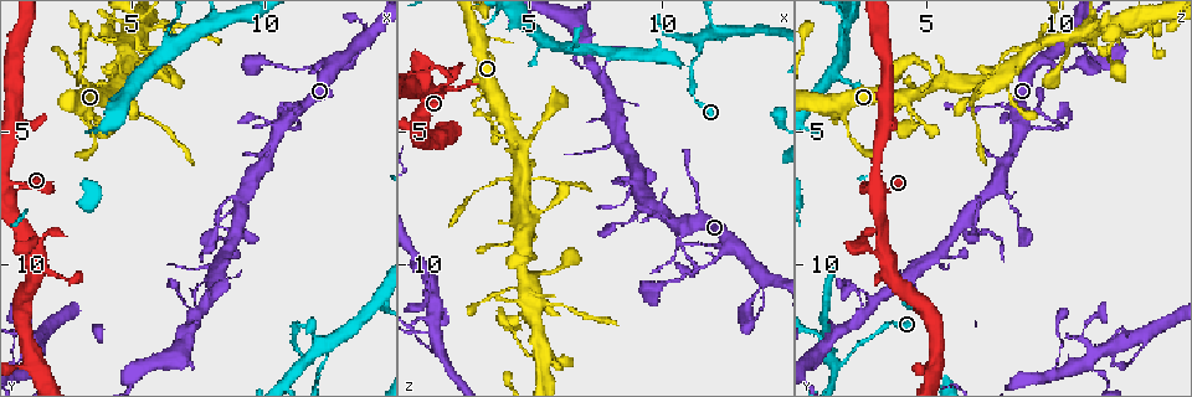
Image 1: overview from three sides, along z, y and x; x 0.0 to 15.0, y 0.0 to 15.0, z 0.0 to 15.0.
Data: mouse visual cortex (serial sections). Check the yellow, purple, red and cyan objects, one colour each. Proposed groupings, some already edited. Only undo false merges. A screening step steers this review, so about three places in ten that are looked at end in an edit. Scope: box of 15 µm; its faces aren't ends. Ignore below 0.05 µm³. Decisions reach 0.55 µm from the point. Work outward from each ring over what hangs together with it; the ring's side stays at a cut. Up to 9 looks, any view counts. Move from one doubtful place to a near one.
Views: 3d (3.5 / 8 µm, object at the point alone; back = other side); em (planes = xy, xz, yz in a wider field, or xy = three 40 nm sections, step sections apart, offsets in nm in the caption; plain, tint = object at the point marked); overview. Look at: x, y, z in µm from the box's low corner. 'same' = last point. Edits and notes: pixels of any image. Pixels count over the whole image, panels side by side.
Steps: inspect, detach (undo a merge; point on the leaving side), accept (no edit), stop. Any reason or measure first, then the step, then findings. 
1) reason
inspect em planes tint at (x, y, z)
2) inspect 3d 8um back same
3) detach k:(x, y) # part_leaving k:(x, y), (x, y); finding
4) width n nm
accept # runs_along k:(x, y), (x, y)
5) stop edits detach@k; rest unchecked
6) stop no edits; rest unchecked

sharp bend
inspect 3d 3.5um at (10.8, 4.1, 9.1)

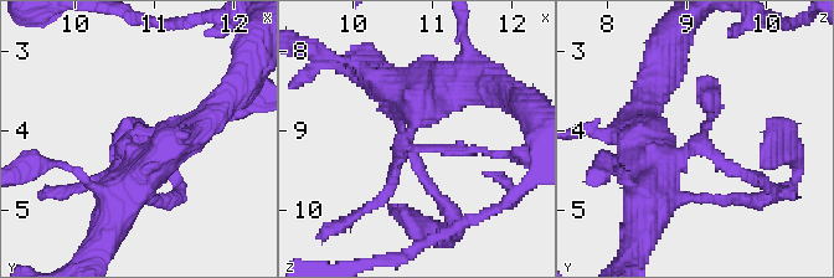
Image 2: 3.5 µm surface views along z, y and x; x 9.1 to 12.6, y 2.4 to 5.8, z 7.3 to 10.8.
inspect em planes tint at (10.70, 4.00, 9.20)

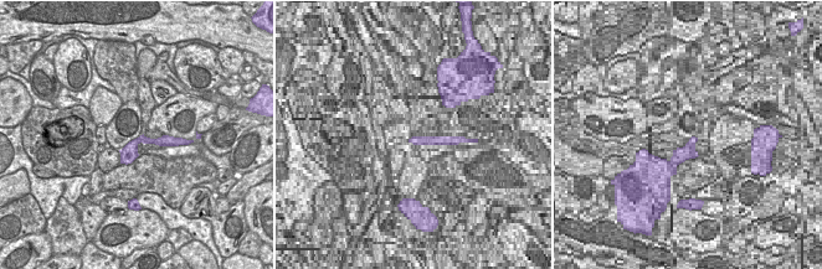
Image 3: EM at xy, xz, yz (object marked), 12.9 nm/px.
accept # runs_along 3:(175, 143), (139, 140), (123, 160); one cell here

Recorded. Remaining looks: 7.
four or more arms meet
inspect 3d 3.5um back at (13.7, 1.6, 10.7)

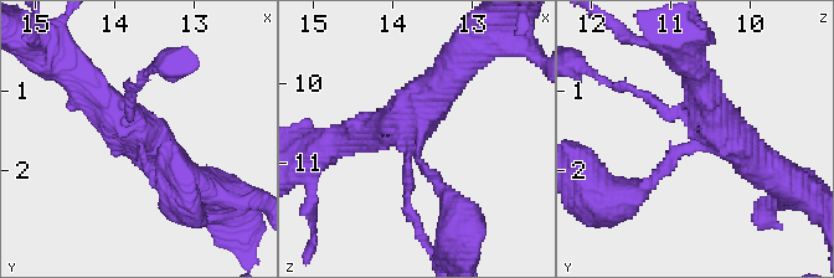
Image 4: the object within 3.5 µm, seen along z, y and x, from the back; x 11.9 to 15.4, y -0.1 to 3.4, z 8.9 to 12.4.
arms 4; arm_widths 150, 150, 400, 500 nm; shape alone is not enough
inspect em xy step 5 tint at (13.65, 1.60, 10.60)

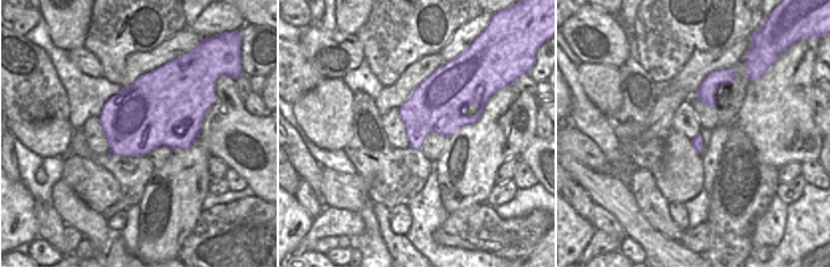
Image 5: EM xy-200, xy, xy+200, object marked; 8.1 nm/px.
width 440 nm
accept # runs_along 4:(180, 174), (70, 71); one cell here

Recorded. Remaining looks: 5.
abrupt turn
inspect 3d 8um back at (5.1, 1.1, 11.4)

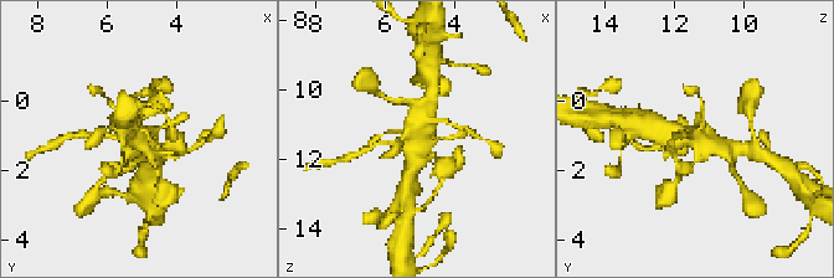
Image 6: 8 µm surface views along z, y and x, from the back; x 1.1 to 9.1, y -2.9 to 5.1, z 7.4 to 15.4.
closer look
inspect 3d 3.5um back at (5.1, 1.2, 11.5)

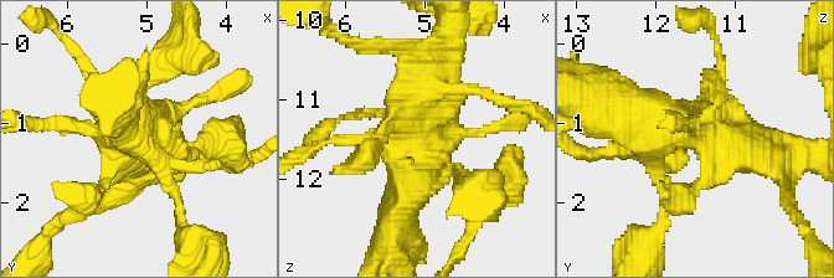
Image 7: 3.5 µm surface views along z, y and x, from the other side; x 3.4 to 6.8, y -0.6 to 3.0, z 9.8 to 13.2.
now the EM
inspect em xy step 3 tint at (5.20, 1.10, 11.45)

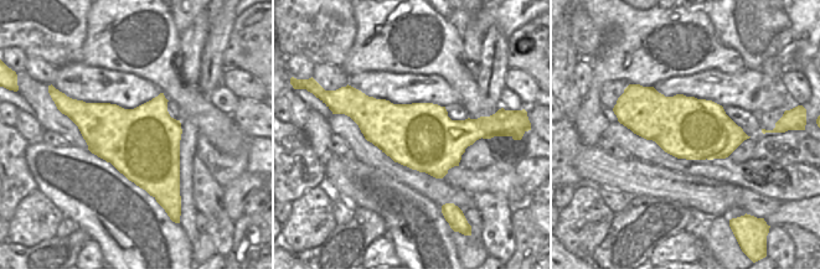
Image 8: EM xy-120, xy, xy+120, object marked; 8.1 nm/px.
detach 7:(45, 124) # part_leaving 7:(85, 129), (35, 122); two cells meet here

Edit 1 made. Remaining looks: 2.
stop edits detach@7; rest unchecked

